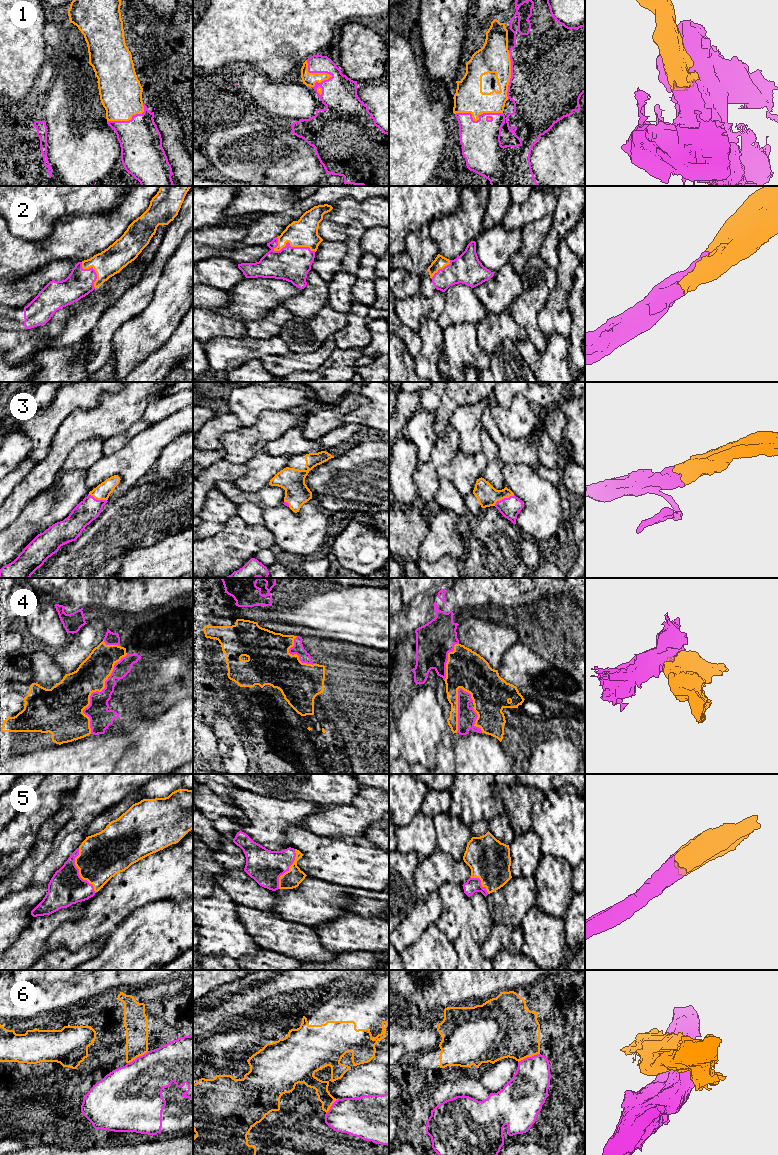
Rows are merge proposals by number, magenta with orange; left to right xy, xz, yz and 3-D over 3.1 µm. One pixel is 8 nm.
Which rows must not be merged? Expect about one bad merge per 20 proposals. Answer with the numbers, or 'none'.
6

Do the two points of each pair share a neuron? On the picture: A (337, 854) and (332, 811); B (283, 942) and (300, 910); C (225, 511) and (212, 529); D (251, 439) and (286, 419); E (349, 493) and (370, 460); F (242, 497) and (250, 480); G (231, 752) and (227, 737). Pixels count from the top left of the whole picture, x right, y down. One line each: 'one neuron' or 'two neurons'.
A: two neurons
B: two neurons
C: one neuron
D: one neuron
E: one neuron
F: two neurons
G: one neuron

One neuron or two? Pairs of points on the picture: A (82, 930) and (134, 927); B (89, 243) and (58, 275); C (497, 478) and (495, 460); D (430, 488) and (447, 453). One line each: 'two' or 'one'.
A: two
B: two
C: one
D: one

